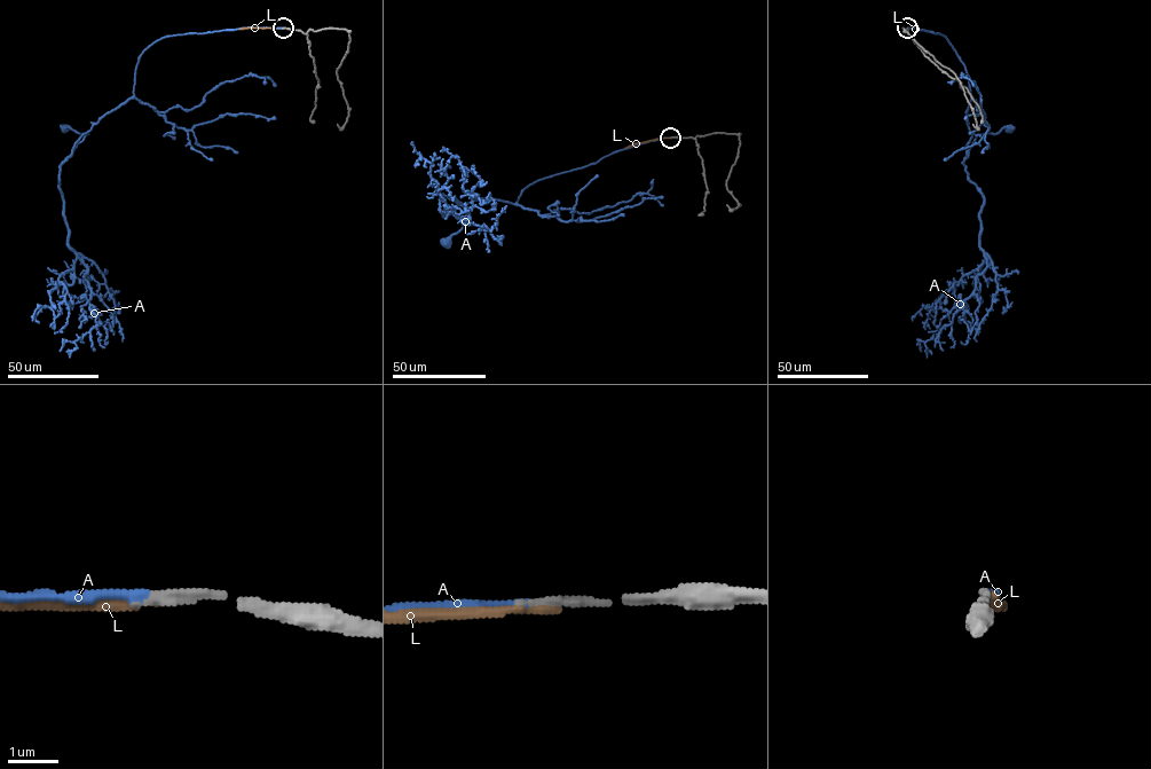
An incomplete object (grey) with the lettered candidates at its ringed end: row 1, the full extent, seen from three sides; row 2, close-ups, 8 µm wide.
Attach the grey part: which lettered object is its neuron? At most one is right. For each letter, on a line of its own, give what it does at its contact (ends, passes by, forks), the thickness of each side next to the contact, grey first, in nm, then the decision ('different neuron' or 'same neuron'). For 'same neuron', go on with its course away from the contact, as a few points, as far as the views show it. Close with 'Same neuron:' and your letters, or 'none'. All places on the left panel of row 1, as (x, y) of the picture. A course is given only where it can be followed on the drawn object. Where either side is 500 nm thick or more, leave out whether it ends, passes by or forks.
A: it ends | 200/170 nm | same neuron | via (283, 28), (246, 28), (156, 40), (136, 65), (134, 96), (84, 133), (72, 155), (87, 133), (65, 130)
L: it ends | 220/190 nm | different neuron
Same neuron: A

